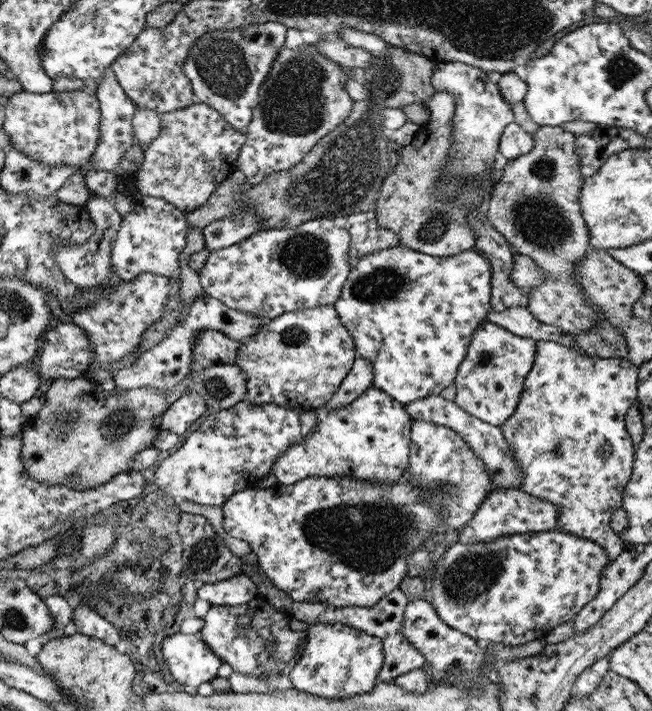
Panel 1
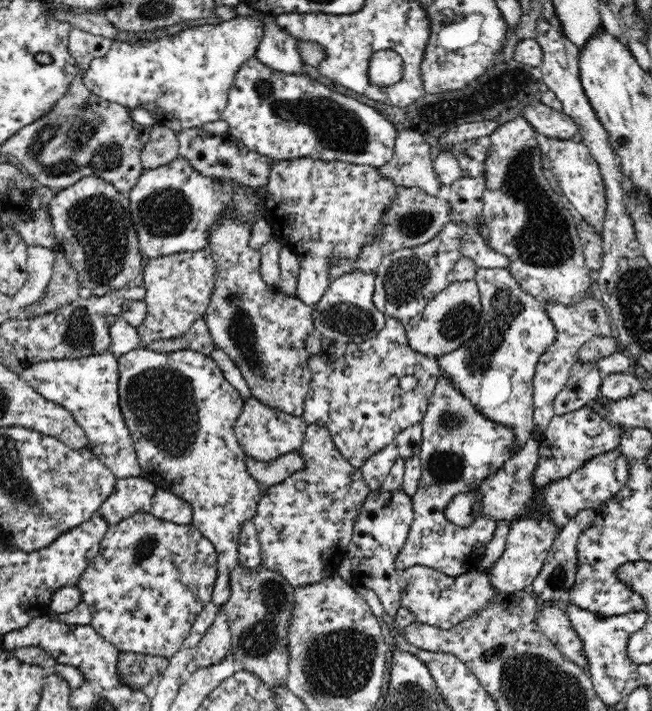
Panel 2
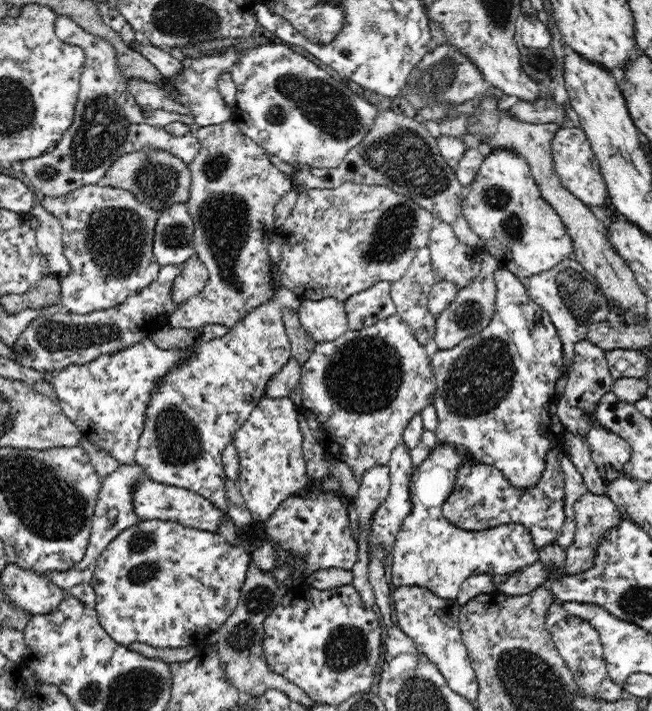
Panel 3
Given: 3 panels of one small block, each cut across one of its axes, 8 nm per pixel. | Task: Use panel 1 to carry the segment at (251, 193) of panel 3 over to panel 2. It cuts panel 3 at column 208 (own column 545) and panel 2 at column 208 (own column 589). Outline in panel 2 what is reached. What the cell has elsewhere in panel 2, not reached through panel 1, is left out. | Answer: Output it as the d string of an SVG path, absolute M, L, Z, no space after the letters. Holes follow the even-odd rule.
M227 219L210 230L208 249L216 261L216 285L203 318L206 319L214 344L241 370L250 387L251 397L274 410L300 416L313 376L309 367L311 354L305 347L306 340L316 335L311 307L298 298L279 293L276 286L270 287L261 279L260 253L247 246L252 227Z

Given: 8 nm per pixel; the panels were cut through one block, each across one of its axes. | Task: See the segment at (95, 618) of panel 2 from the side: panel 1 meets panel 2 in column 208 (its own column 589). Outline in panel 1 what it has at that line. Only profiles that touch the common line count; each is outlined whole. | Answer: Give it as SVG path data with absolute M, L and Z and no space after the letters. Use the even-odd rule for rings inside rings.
M561 530L539 531L535 533L523 534L504 534L495 540L489 542L472 542L471 544L459 544L457 542L451 544L443 554L443 560L439 566L431 572L431 577L427 580L426 589L421 597L425 597L430 602L432 609L439 615L439 618L446 623L451 629L461 631L469 636L475 642L504 644L508 648L511 646L519 646L537 640L537 638L545 638L550 630L556 626L567 622L570 618L574 618L578 614L581 607L596 597L599 592L598 578L602 570L611 562L606 556L606 552L589 538L579 538L574 534L566 534Z

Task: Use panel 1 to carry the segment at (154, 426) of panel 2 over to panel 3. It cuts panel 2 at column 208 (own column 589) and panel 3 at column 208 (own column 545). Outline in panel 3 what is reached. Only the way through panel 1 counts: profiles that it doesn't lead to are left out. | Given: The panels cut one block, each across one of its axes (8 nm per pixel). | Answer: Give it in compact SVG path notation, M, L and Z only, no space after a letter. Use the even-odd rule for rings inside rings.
M282 285L275 290L268 304L254 308L222 338L194 343L185 357L178 359L173 367L157 378L143 416L144 426L135 452L135 464L143 470L146 478L154 482L191 490L212 502L221 510L223 516L215 533L222 535L232 546L242 546L244 533L233 523L227 512L228 485L222 464L222 452L233 442L234 435L258 402L265 397L265 386L270 377L289 359L291 342L282 319L282 310L287 308L297 312L302 301Z

